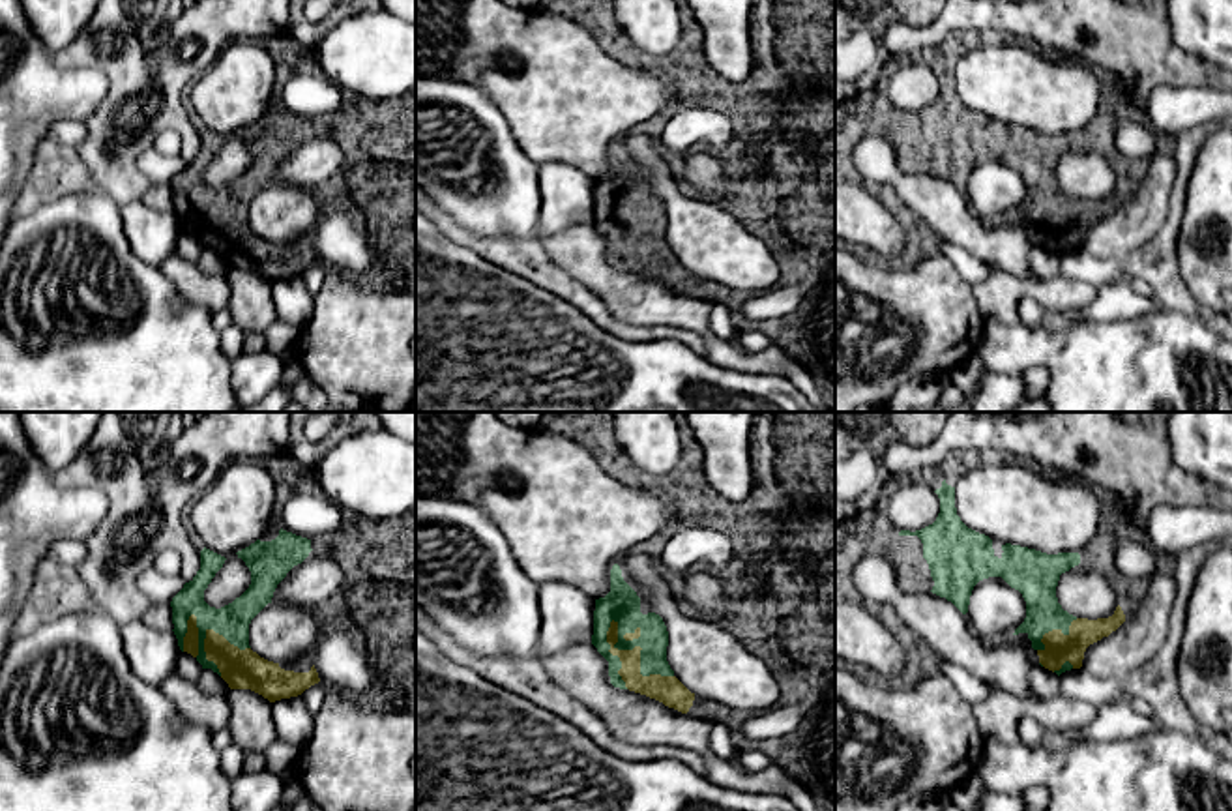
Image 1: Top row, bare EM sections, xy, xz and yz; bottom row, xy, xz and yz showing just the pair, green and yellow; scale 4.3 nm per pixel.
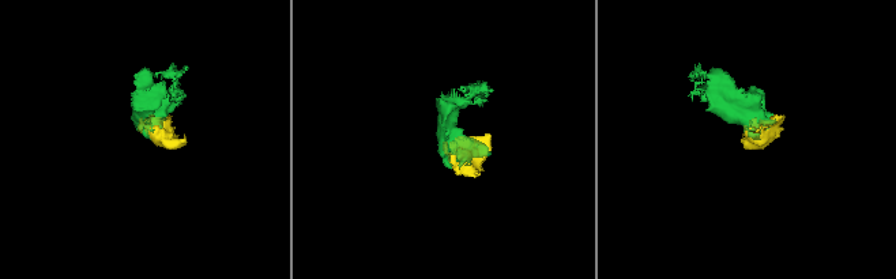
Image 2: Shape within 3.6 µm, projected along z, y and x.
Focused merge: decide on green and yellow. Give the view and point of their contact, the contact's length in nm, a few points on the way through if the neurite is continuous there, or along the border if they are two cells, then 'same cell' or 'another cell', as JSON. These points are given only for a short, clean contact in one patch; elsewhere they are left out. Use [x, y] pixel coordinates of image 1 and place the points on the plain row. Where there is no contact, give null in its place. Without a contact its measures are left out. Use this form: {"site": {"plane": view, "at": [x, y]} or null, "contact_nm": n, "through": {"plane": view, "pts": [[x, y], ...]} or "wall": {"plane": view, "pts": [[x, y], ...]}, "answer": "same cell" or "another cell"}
{"site": {"plane": "xz", "at": [641, 231]}, "contact_nm": 360, "answer": "same cell"}

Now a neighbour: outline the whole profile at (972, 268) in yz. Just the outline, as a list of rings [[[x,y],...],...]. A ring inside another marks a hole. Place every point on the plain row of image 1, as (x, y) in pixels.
[[[944,240],[940,243],[940,253],[957,268],[962,279],[966,279],[970,285],[989,279],[994,273],[990,262],[977,258],[968,249],[957,243]]]

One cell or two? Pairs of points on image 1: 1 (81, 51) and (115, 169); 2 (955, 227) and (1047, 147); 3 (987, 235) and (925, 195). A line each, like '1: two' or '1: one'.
1: one
2: two
3: one

